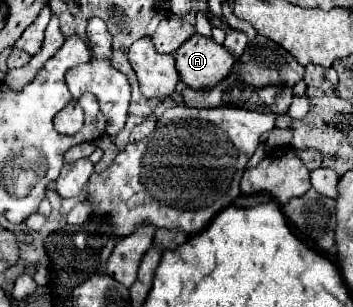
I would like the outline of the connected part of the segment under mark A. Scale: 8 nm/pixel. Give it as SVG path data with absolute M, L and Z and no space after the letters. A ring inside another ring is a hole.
M195 33L177 49L175 67L189 89L213 89L229 75L233 55L213 39Z

